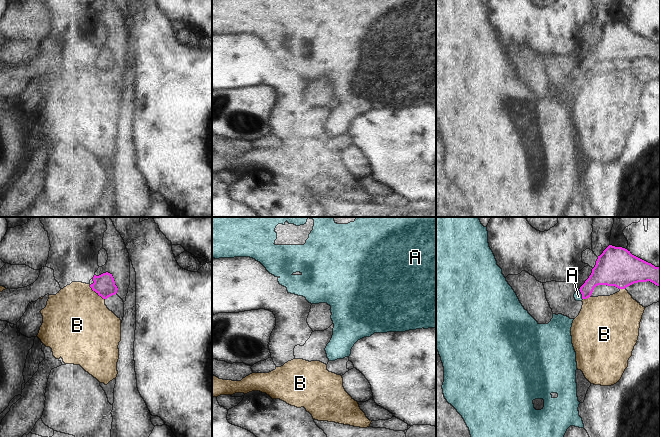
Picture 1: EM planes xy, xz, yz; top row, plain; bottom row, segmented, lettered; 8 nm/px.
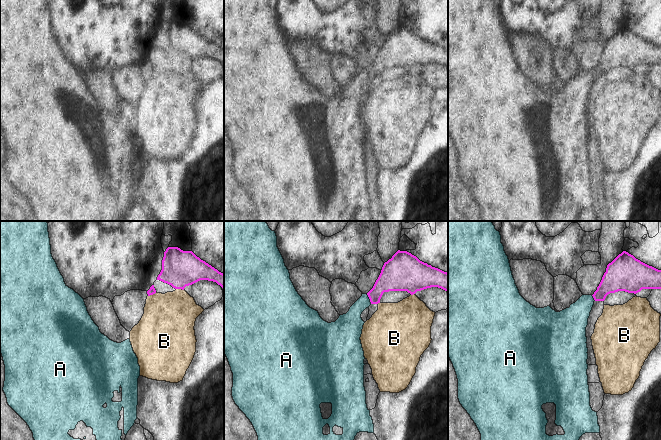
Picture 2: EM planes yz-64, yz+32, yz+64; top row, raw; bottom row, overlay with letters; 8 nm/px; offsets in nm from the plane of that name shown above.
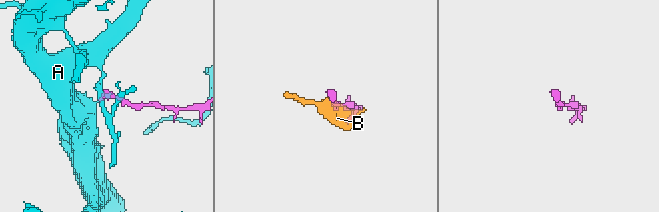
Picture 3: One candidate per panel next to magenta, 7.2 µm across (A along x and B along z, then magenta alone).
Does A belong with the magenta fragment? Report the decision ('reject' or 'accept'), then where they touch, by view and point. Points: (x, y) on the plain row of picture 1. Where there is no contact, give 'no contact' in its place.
accept | yz (581, 69)

